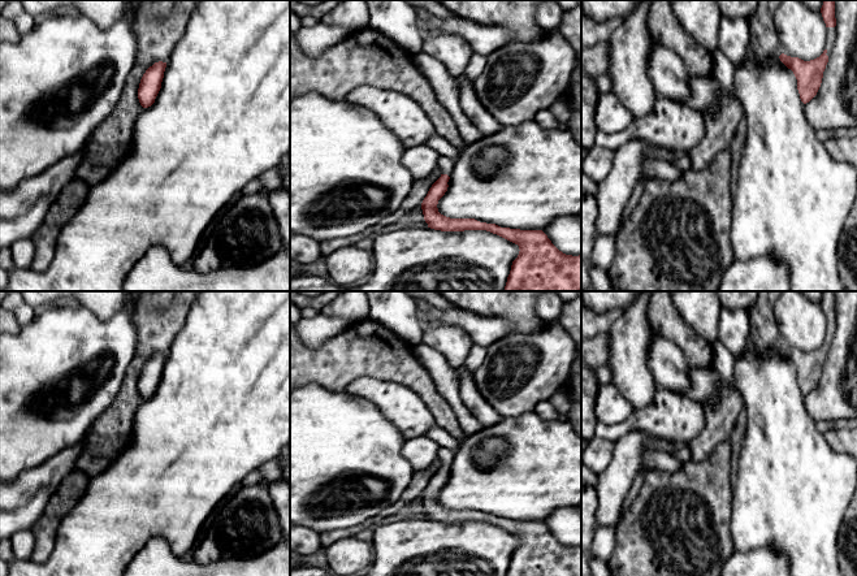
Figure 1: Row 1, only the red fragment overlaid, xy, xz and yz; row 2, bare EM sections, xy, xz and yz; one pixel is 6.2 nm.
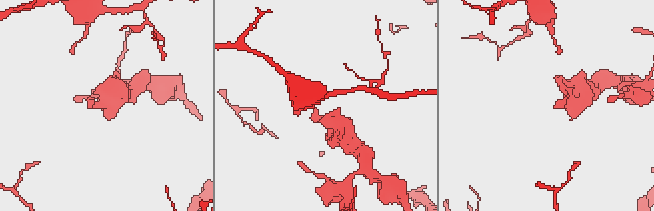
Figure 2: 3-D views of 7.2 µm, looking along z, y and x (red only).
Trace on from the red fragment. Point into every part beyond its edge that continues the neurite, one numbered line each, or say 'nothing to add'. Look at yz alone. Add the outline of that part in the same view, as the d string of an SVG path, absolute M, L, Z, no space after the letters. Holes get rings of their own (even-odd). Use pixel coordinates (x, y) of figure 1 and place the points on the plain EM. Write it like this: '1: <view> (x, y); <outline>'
1: yz (831, 323); M827 319L827 330L826 330L826 341L827 341L827 347L830 348L831 342L834 339L836 332L836 319Z

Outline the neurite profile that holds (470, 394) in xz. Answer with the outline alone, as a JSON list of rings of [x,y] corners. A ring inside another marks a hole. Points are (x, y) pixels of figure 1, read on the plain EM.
[[[472,372],[458,378],[458,389],[466,407],[482,423],[484,428],[493,426],[503,420],[476,387]]]

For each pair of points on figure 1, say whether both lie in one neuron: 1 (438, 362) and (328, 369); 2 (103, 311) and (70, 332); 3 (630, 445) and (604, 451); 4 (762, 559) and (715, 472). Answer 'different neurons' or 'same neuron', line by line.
1: different neurons
2: different neurons
3: different neurons
4: different neurons

